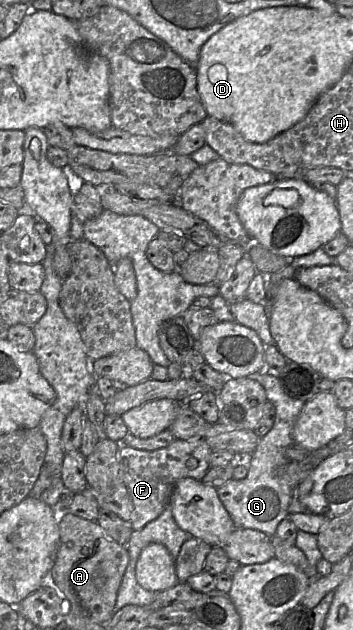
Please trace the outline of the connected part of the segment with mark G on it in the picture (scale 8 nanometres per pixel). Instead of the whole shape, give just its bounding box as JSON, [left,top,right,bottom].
[217,372,305,537]

